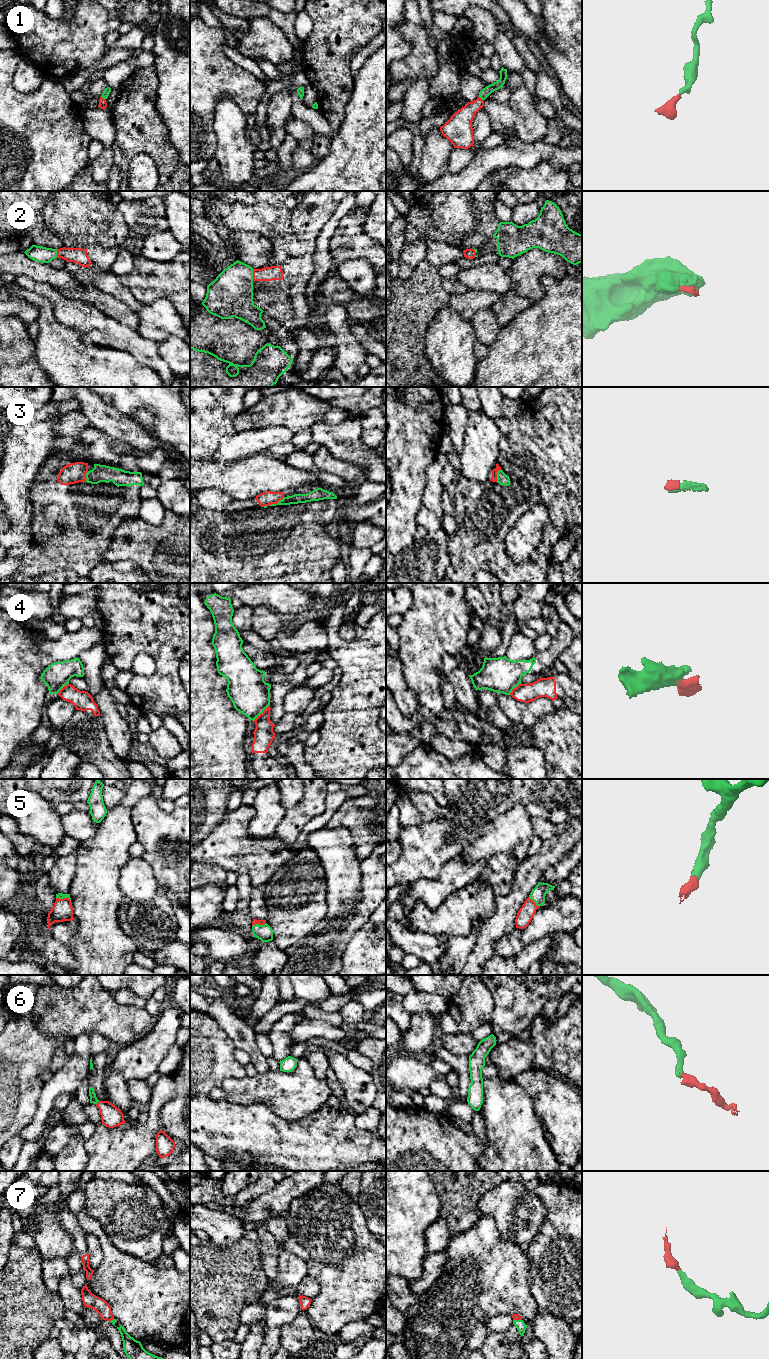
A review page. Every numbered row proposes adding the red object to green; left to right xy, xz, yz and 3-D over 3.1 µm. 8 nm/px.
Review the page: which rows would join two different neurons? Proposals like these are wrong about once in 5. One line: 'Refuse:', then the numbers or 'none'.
Refuse: 4

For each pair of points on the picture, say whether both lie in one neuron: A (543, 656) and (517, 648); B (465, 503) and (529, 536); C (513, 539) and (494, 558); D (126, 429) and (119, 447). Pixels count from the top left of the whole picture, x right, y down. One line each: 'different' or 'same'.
A: different
B: different
C: different
D: different

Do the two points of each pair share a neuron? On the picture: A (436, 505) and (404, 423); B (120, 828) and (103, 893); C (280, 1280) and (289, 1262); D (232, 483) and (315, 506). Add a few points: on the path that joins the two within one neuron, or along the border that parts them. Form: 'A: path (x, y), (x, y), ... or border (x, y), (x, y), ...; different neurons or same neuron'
A: border (435, 457), (426, 471), (426, 483), (422, 502); different neurons
B: path (111, 844), (103, 856), (103, 877); same neuron
C: path (284, 1276), (289, 1271), (289, 1266); same neuron
D: border (286, 488), (281, 491), (263, 491), (254, 498); different neurons

